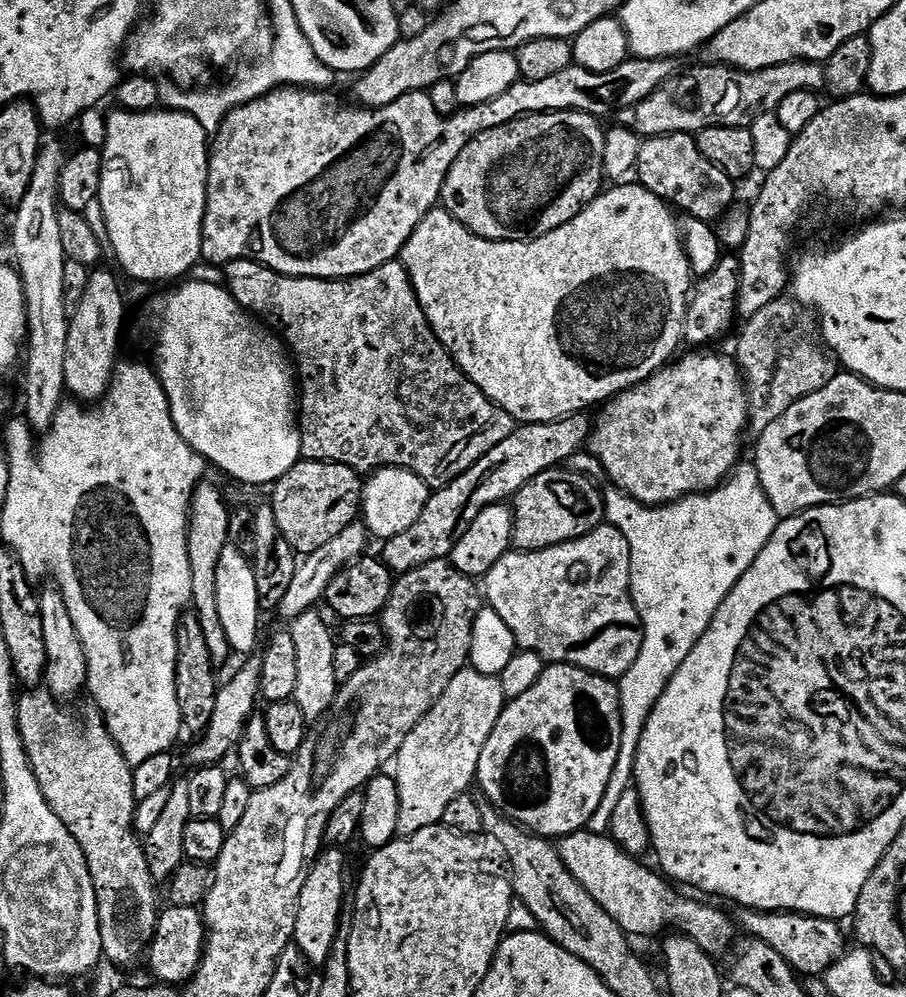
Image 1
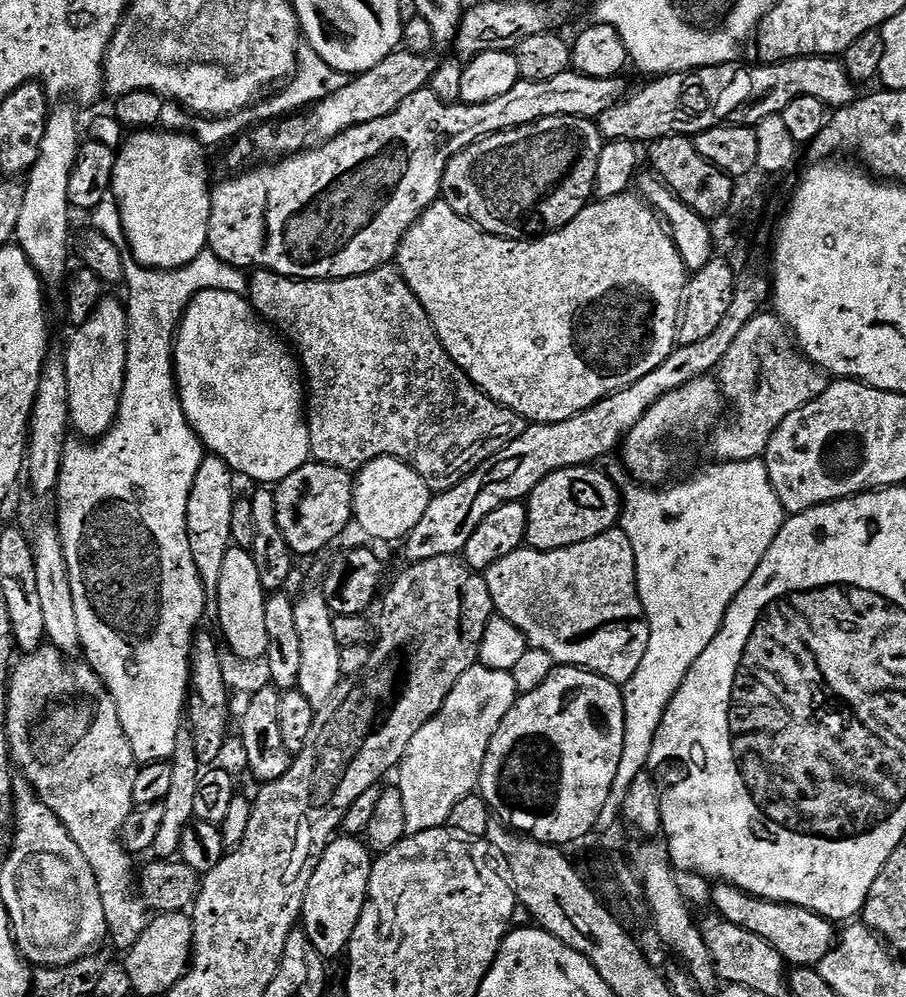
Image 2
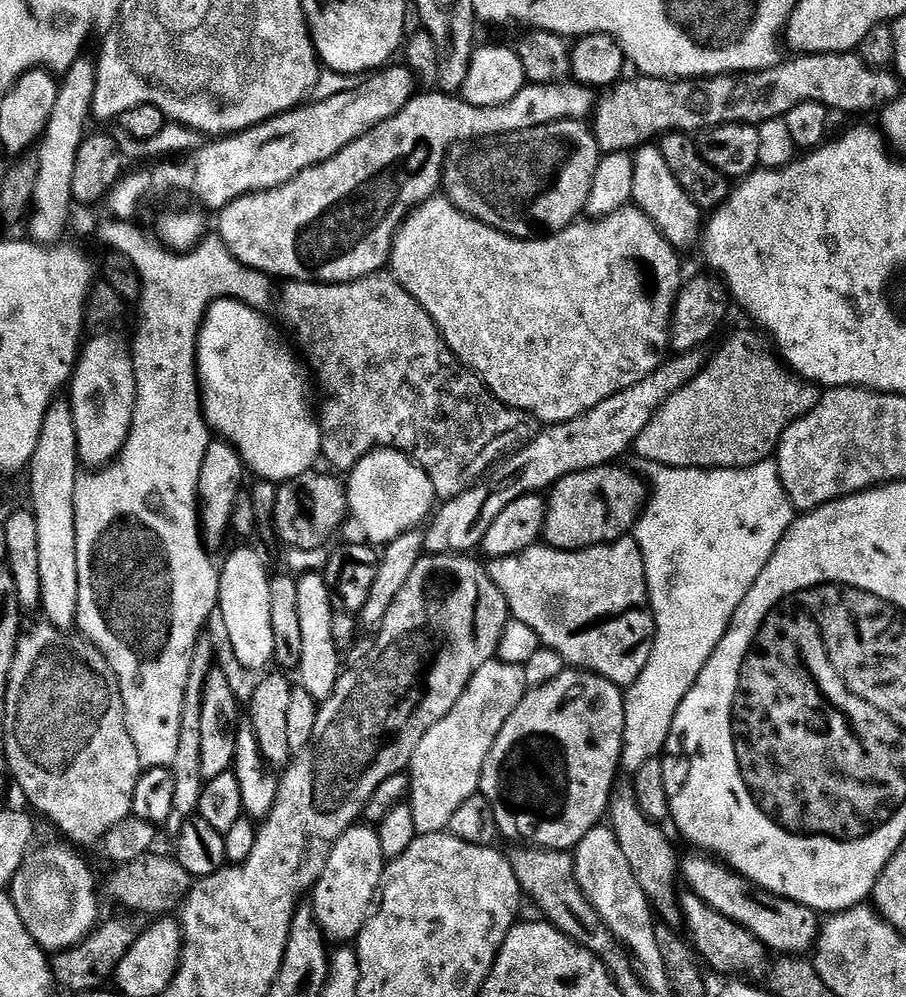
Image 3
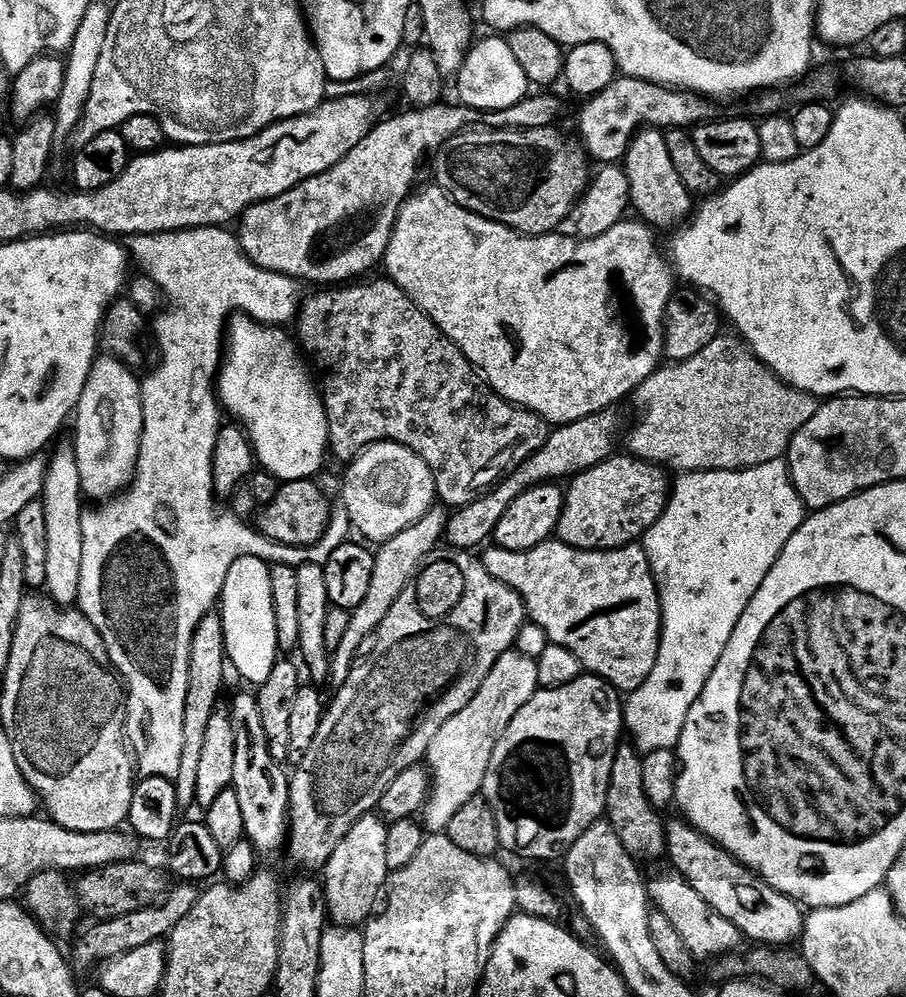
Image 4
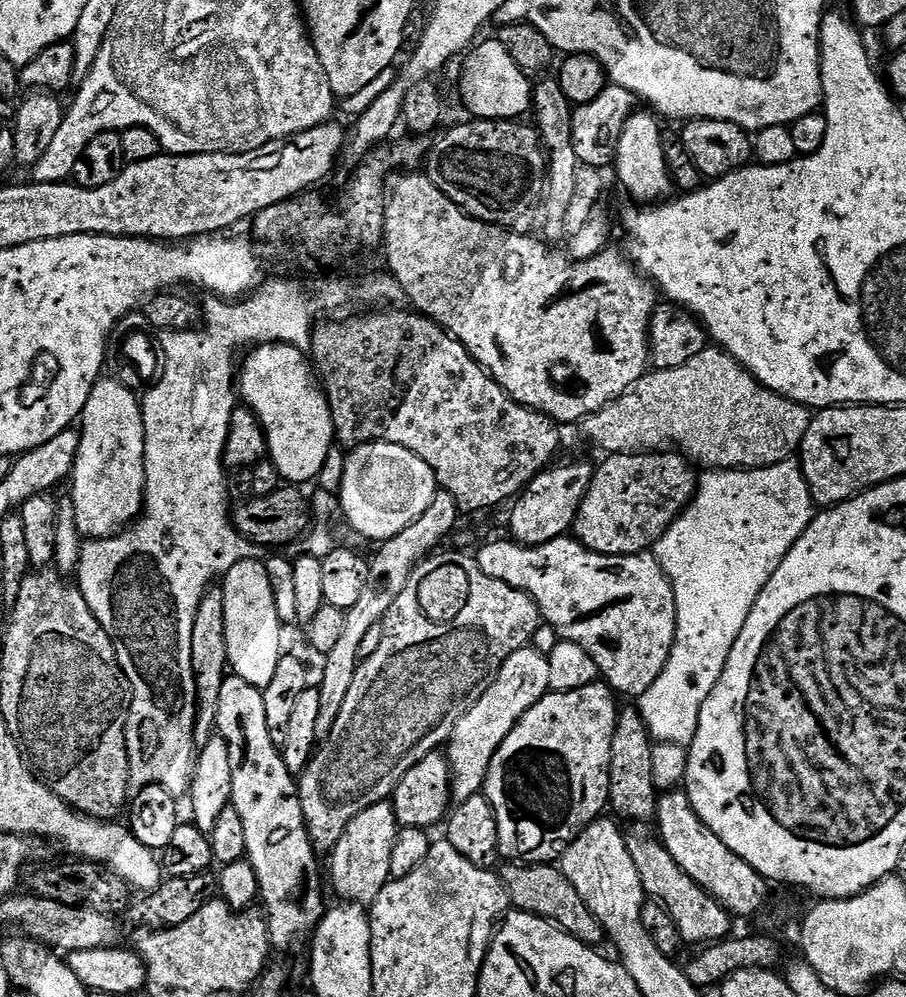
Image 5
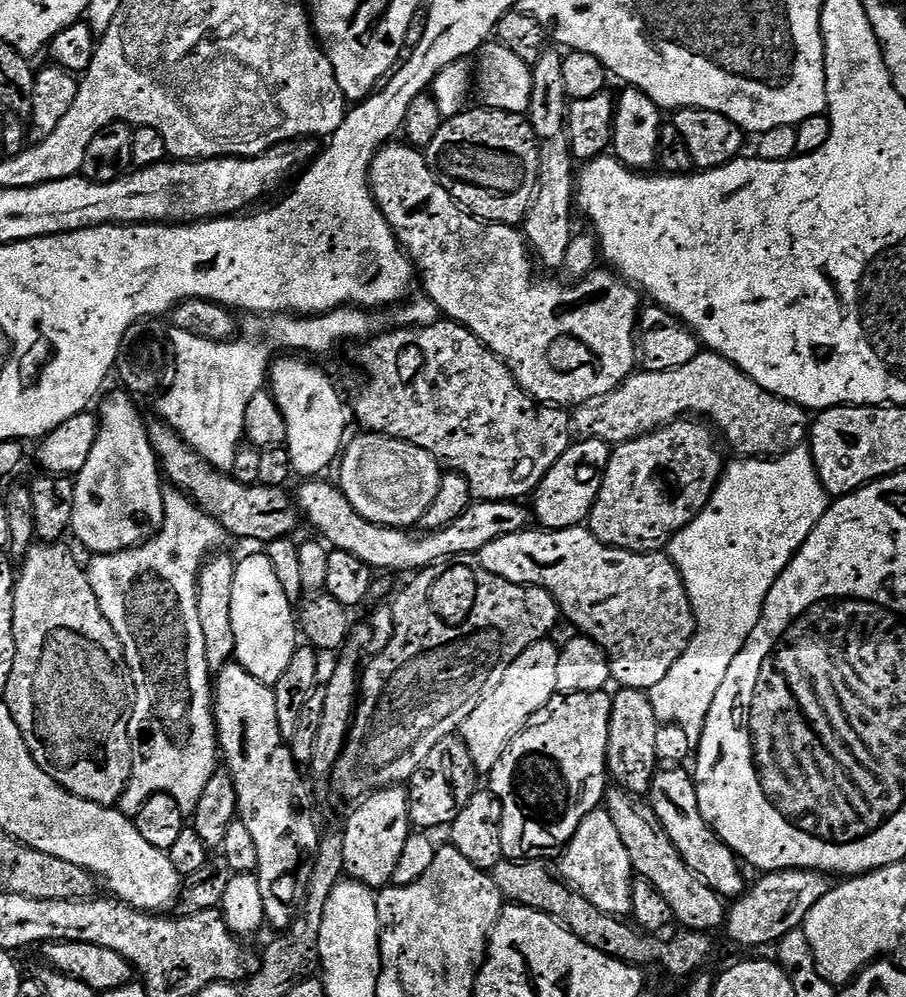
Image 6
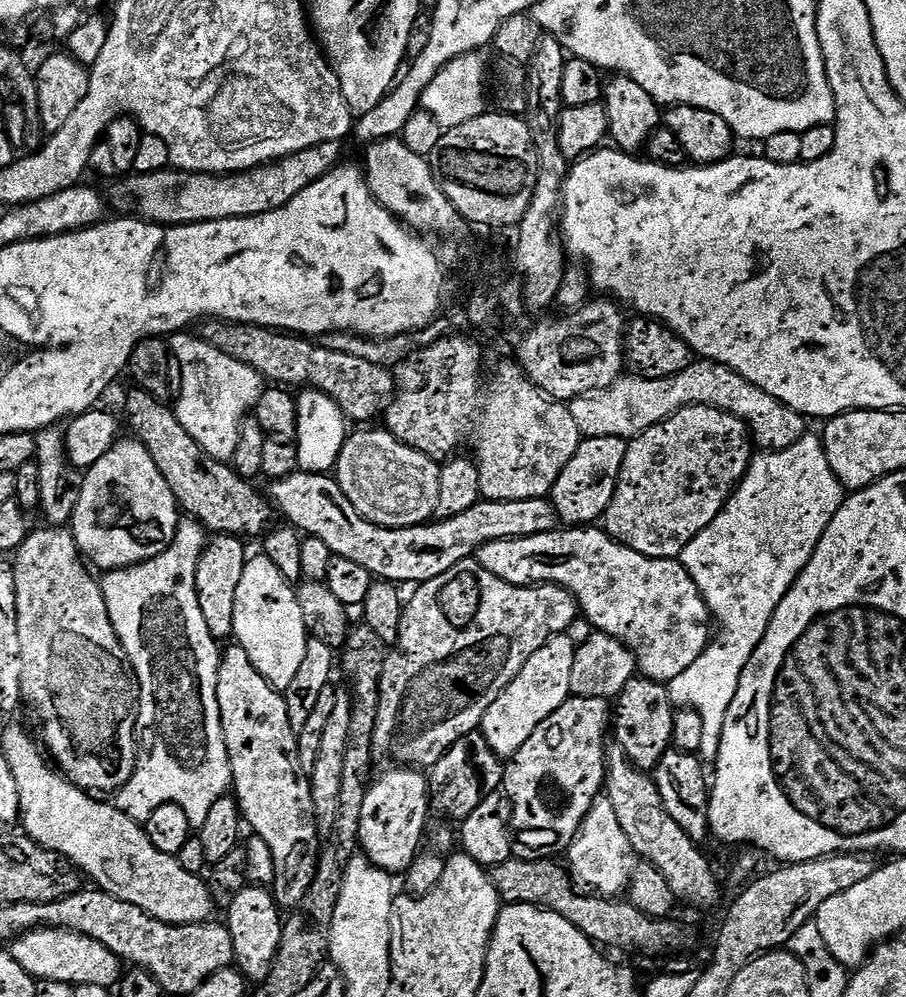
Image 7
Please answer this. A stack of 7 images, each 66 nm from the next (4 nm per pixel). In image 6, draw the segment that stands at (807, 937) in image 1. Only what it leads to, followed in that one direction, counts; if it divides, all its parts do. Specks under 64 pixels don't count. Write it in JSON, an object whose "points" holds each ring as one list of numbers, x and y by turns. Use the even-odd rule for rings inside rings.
{"points":[[666,768,654,778,652,805,659,816,667,836,681,856,711,887,724,898,739,898,746,892,741,857,726,842,722,842,701,812,695,777,684,768]]}

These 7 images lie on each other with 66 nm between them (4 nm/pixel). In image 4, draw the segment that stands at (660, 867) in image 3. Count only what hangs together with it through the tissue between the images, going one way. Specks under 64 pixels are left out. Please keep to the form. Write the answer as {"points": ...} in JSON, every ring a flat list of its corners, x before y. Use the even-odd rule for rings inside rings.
{"points":[[622,744,616,752,614,767,611,771,611,782,607,790,606,820,615,830,624,849,637,862,656,860,667,853,667,827,662,822,661,813,649,802,645,794,643,778,643,757,633,746]]}

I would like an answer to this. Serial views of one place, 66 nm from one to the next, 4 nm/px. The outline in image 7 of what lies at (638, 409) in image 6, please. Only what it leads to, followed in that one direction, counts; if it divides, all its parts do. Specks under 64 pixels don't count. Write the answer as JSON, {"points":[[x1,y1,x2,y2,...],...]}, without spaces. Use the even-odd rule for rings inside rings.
{"points":[[697,359,686,370,670,378,647,380,631,374,621,375,609,388,590,390,568,404,574,422,578,422,581,437,587,438,622,438,628,440,640,436,650,426,663,420,669,420,678,410,690,407,691,404,705,404,723,412,737,416,748,426,751,439,757,449,764,452,781,452,806,435,805,417,799,412,790,410,778,398,766,394,754,382,746,382,742,374,726,366,716,364,713,360]]}

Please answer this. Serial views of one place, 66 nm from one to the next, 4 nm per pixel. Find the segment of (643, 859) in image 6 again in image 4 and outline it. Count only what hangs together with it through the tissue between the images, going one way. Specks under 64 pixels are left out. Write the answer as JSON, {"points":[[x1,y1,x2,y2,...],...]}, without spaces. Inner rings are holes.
{"points":[[668,871,647,881,649,901,676,926,688,950,698,962,710,962,741,947,740,931,699,895,681,874]]}

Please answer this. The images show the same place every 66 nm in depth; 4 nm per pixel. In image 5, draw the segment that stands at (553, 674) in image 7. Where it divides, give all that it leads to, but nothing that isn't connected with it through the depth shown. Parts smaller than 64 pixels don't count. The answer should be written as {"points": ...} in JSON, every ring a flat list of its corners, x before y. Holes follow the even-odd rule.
{"points":[[529,646,510,654,506,662,500,668,500,672,492,681,492,685,474,702,472,709,465,714,456,728,452,732,452,739,446,745,446,755,448,763,452,765,452,799,461,802,470,799,476,793,479,793,484,787,484,782,488,778,488,771,492,765,492,760,496,756,496,751,504,744,504,740,513,730,516,729,516,723,524,717,527,712,536,705,542,697,547,696,550,691,550,662,544,652,540,653,536,646]]}

